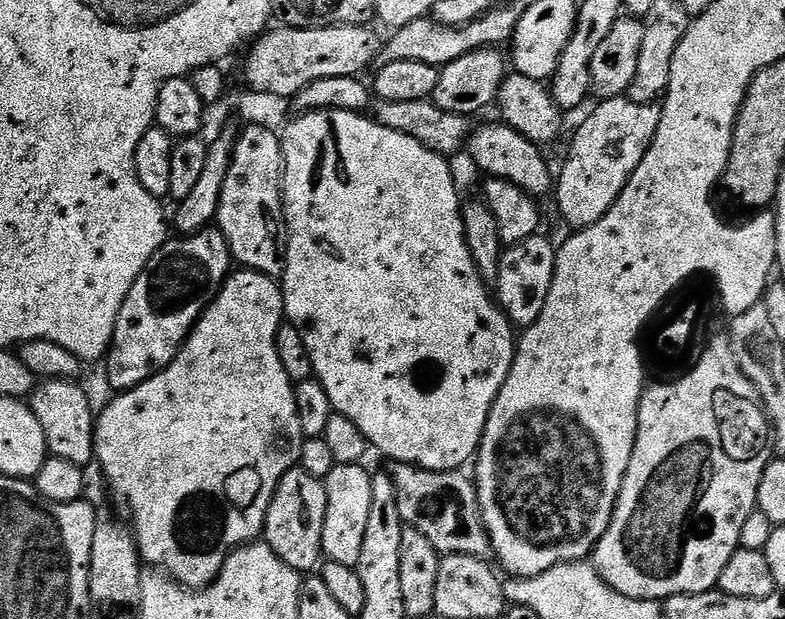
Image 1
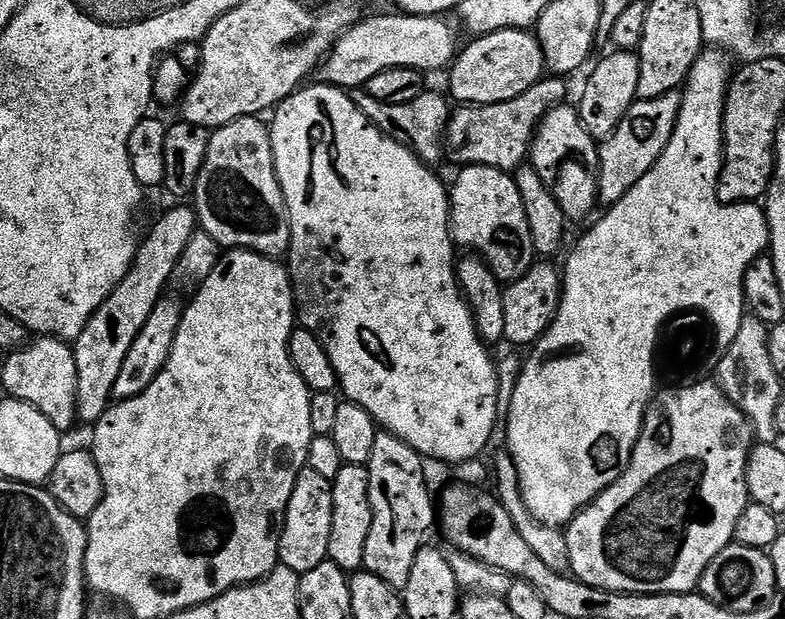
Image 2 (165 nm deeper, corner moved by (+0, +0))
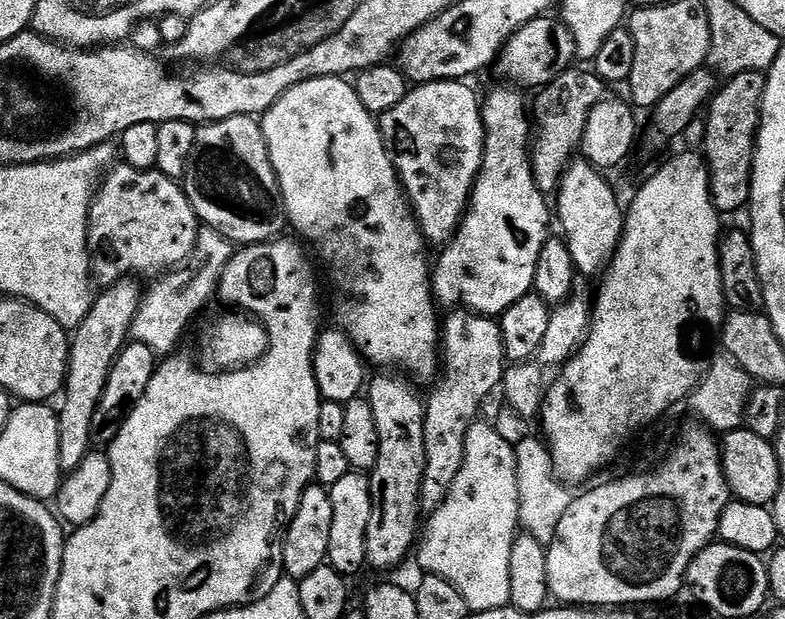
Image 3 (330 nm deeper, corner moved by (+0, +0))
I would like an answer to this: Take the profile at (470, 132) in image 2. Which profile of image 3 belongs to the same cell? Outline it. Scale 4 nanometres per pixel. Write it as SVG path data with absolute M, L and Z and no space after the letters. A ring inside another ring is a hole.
M573 66L554 78L546 87L539 89L534 104L534 139L530 145L532 154L532 173L538 190L545 194L555 194L560 189L564 171L580 152L580 143L584 141L586 118L598 102L606 99L606 81L595 71Z

